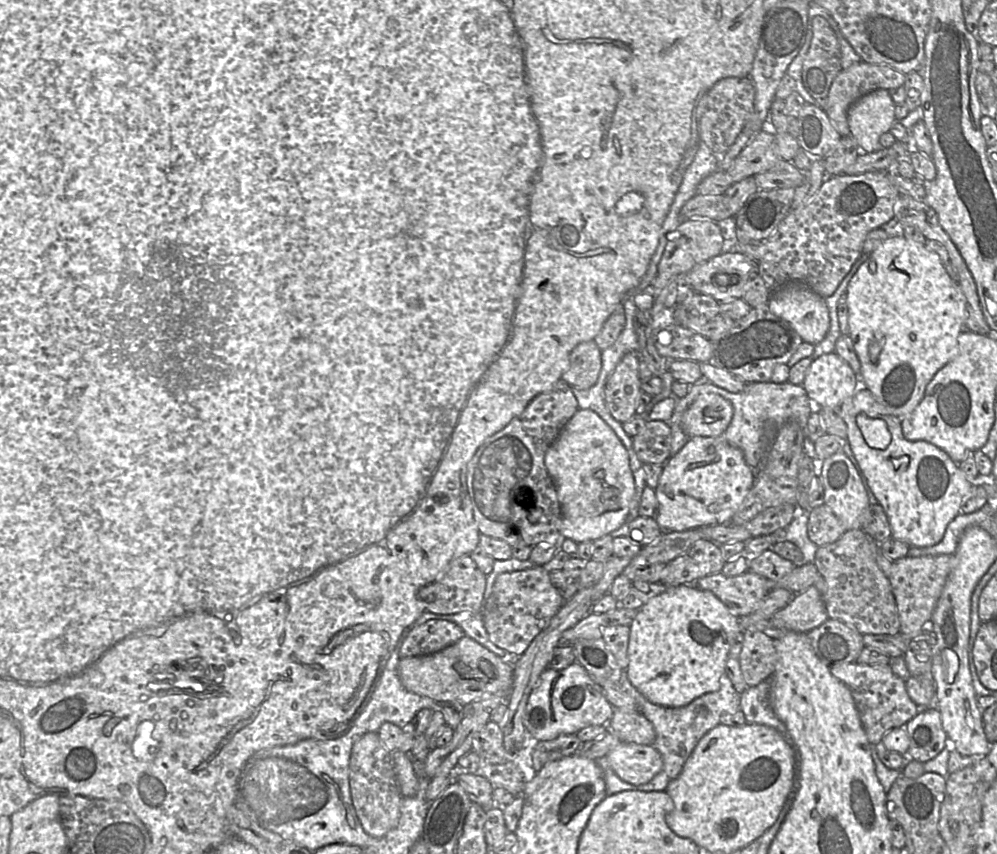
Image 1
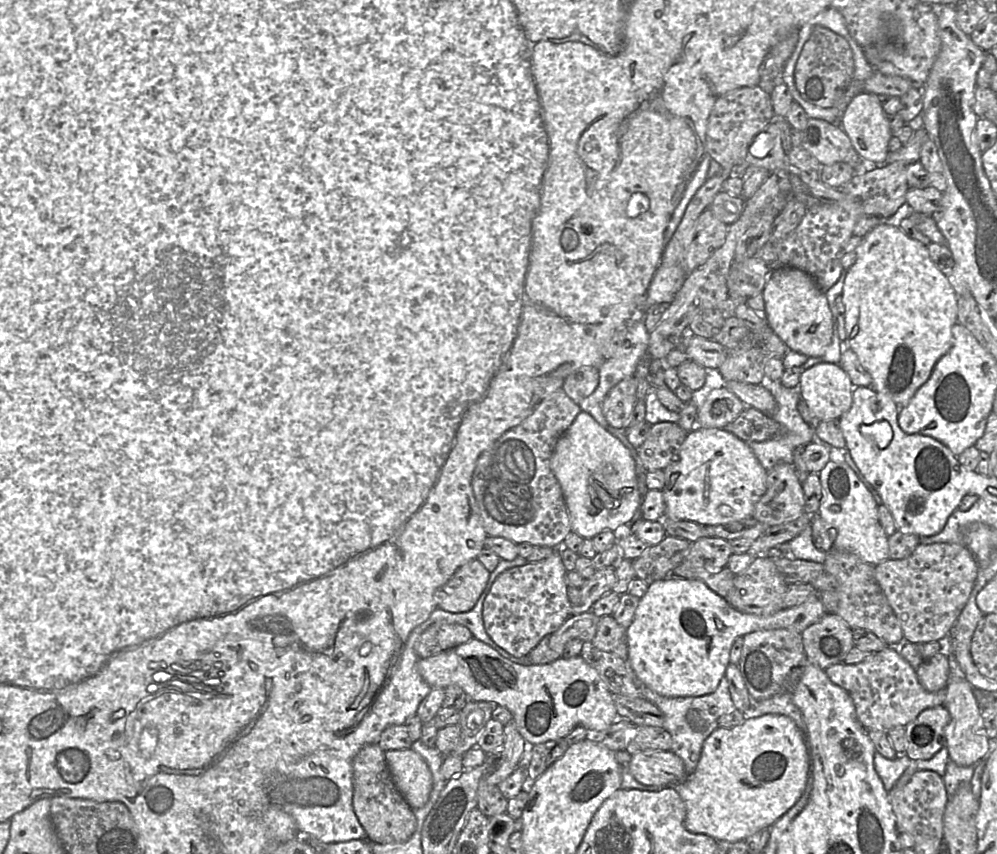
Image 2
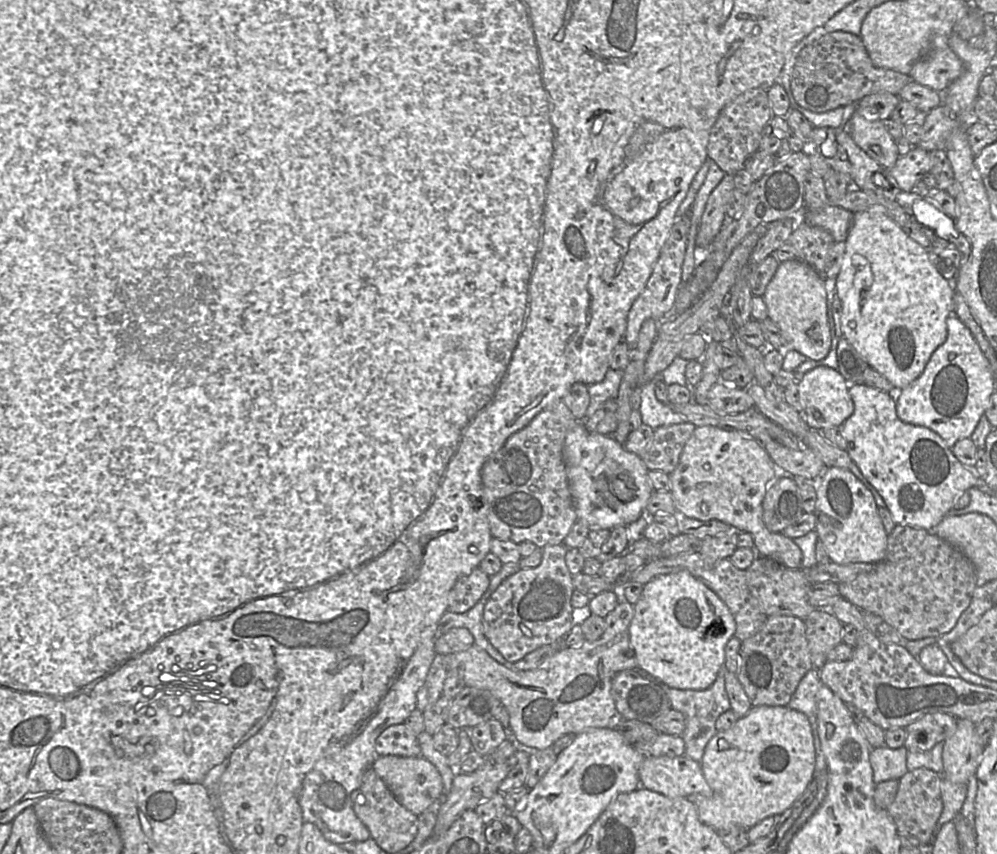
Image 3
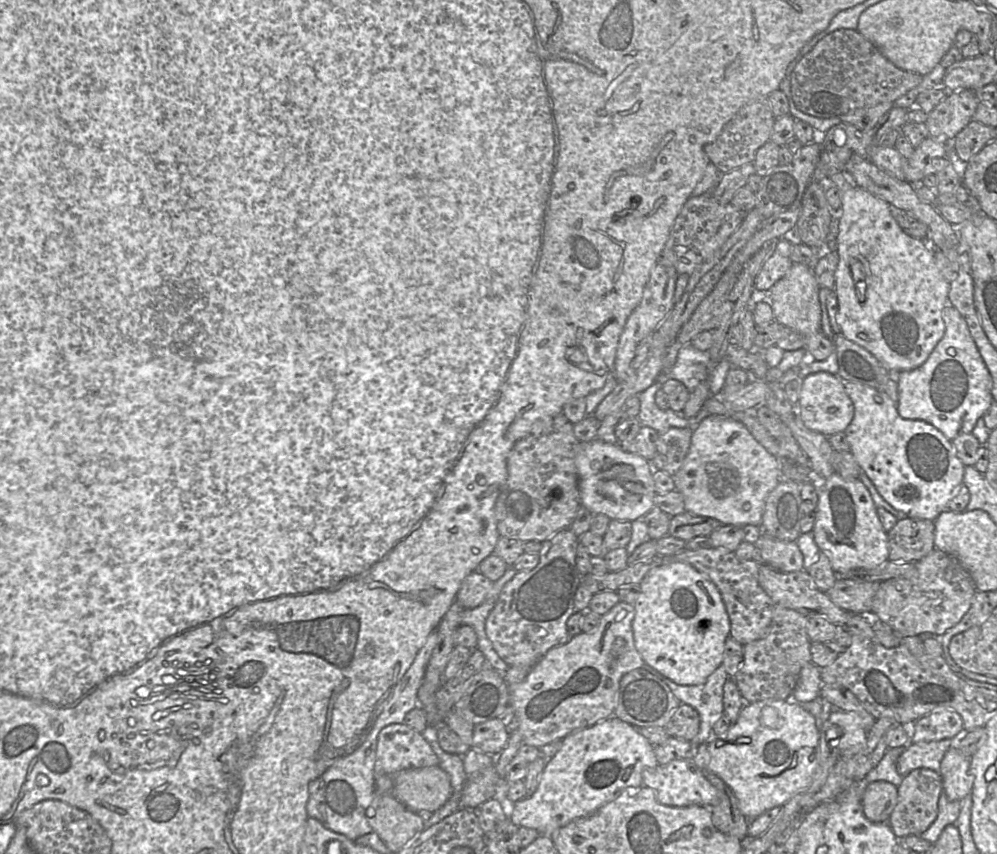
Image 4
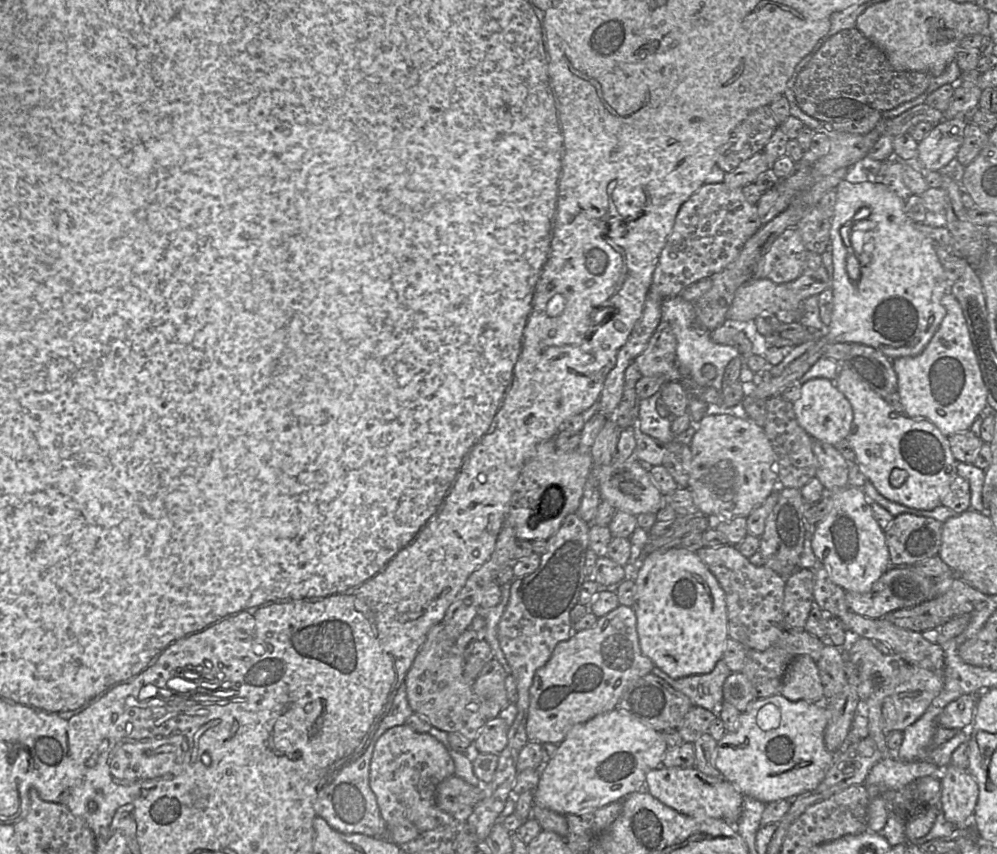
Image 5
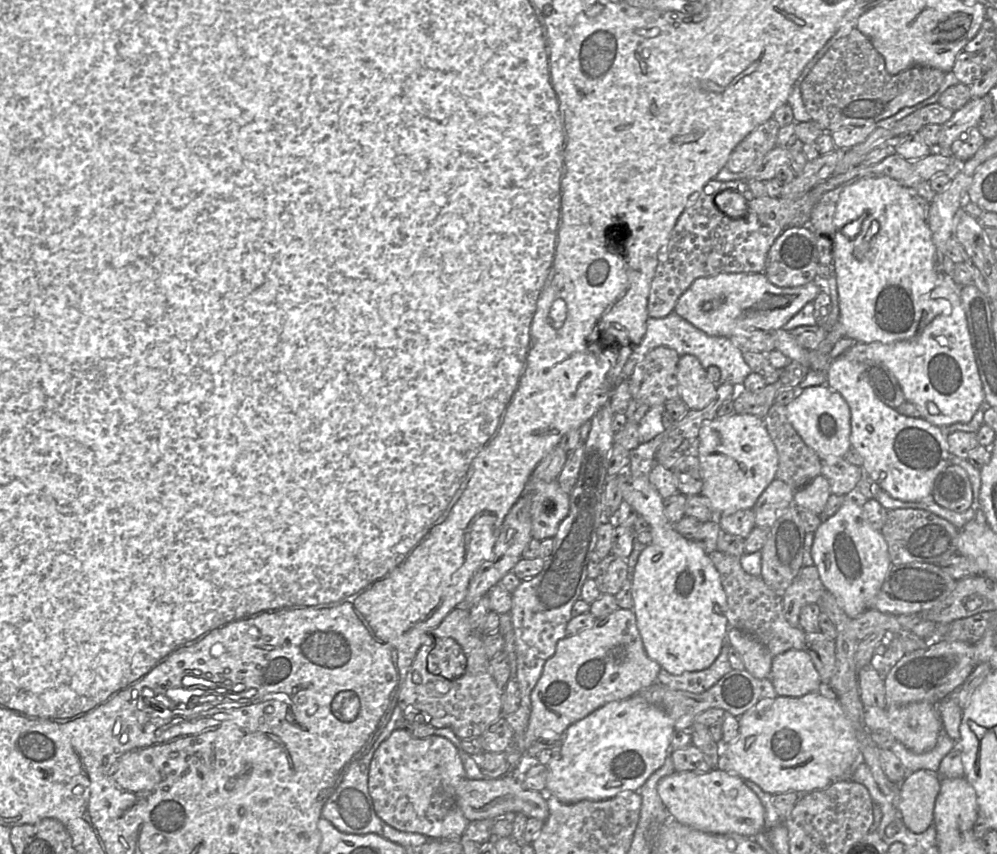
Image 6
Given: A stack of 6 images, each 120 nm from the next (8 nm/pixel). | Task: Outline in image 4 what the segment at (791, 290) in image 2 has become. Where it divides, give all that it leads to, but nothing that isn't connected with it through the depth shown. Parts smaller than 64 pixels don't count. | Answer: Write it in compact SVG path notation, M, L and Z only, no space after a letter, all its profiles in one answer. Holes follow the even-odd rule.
M793 263L787 273L766 292L774 320L799 332L805 341L803 348L815 361L826 360L833 351L833 343L821 330L820 289L810 266Z

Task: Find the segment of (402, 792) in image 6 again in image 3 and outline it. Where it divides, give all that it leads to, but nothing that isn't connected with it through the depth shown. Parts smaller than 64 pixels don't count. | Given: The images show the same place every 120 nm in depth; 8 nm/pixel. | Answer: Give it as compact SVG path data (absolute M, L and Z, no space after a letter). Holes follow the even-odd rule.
M404 723L386 728L377 738L375 748L378 756L421 756L417 735Z

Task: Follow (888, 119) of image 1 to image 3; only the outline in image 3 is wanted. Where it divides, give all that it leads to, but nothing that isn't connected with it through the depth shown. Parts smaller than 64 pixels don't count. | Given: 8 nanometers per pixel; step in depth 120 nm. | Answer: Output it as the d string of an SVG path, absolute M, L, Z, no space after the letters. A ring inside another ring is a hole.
M856 110L842 129L846 129L853 141L885 168L892 168L900 157L894 139L880 119L867 120Z

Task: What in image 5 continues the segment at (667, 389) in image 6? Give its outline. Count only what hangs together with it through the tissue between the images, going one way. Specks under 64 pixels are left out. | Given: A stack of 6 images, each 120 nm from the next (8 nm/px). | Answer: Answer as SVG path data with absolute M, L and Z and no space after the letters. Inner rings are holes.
M661 318L661 323L658 325L657 329L655 330L652 337L650 338L647 347L635 359L635 362L639 367L642 377L659 376L659 377L664 377L666 382L667 381L679 381L676 347L677 347L676 337L670 325L668 323L662 323L662 318Z

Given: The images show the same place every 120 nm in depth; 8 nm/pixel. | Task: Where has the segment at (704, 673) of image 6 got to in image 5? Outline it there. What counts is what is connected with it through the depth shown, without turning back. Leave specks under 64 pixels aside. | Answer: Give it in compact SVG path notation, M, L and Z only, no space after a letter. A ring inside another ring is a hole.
M723 658L708 674L691 675L679 679L671 678L656 666L651 673L665 680L674 689L689 697L693 706L703 707L719 717L723 699L723 684L732 673Z

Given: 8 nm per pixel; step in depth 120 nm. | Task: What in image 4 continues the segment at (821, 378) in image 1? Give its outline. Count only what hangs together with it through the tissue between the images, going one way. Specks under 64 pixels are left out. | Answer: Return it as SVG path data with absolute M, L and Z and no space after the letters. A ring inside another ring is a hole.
M816 372L803 379L797 411L807 428L826 437L844 432L854 417L854 405L845 391L844 381L838 374L828 372Z

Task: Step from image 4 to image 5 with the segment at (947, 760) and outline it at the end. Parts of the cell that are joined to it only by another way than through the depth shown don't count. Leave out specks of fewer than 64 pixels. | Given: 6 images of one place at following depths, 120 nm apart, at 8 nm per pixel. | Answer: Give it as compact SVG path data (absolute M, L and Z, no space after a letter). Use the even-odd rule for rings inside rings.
M948 765L945 768L945 774L941 782L941 810L945 819L952 823L964 824L971 818L974 812L977 799L978 799L978 786L975 779L971 776L967 769L961 769L959 767Z

